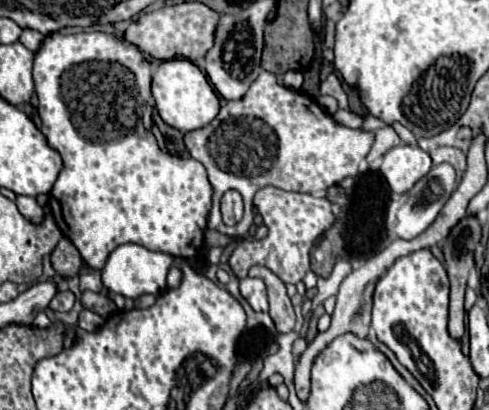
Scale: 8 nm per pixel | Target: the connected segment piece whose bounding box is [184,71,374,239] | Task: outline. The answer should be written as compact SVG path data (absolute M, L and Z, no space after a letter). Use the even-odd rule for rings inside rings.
M268 71L258 75L242 99L226 101L212 123L184 133L188 153L206 167L214 187L208 227L240 239L248 235L252 225L252 197L258 189L272 185L284 191L324 197L330 185L358 175L358 167L372 143L374 131L350 129L338 123L308 95L278 85L276 75ZM228 189L236 189L244 199L244 217L234 227L226 227L220 213L220 201Z

